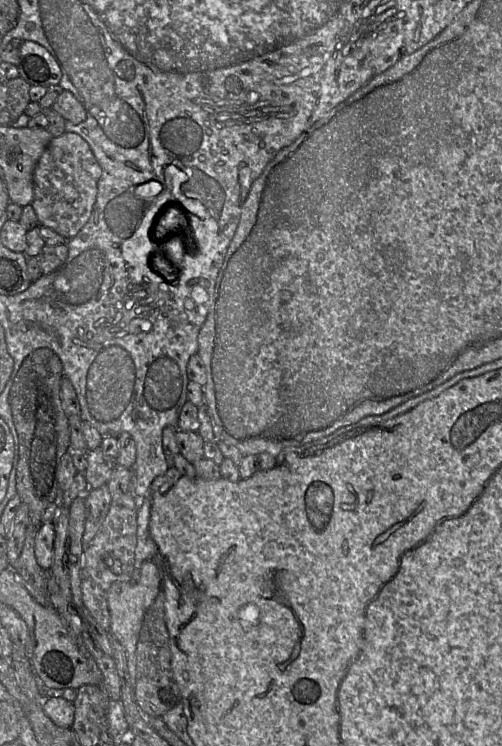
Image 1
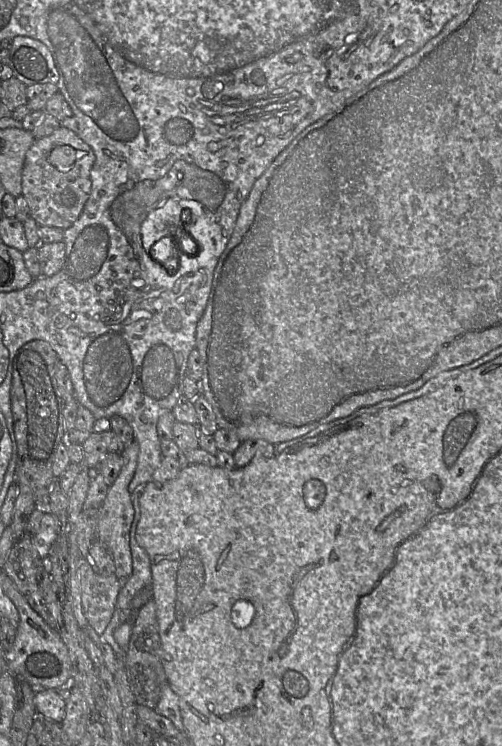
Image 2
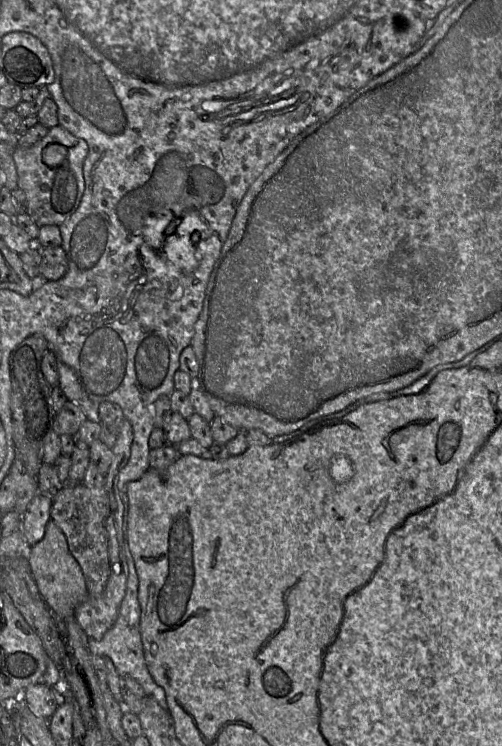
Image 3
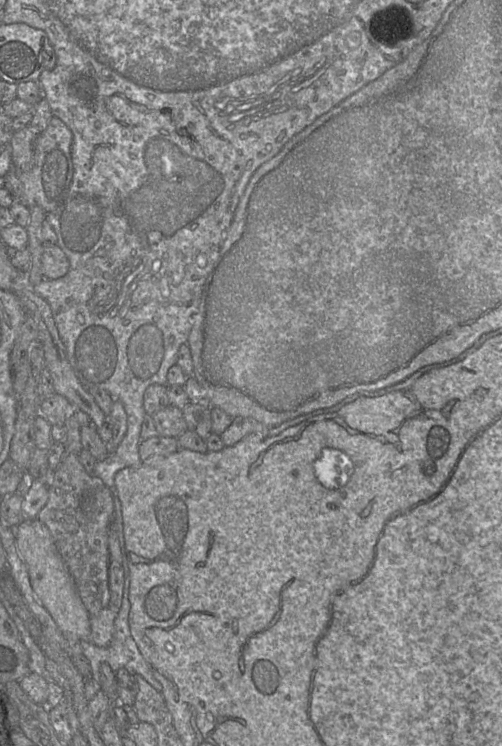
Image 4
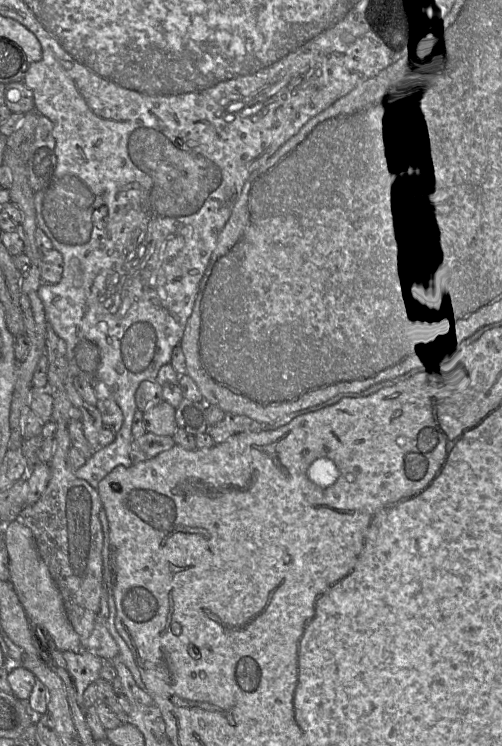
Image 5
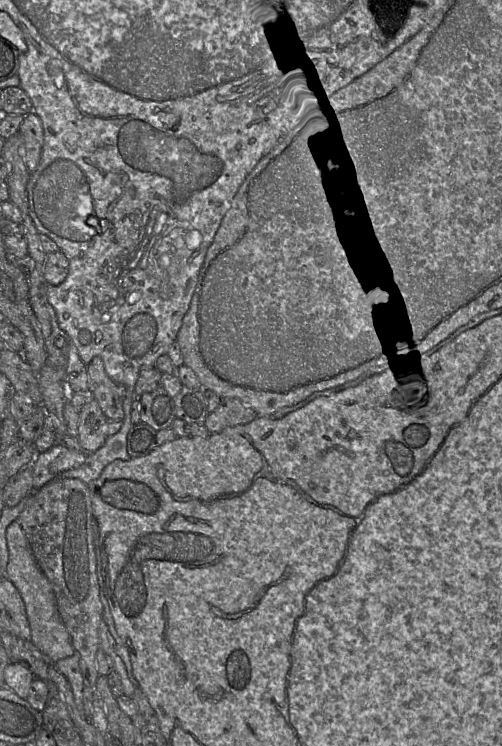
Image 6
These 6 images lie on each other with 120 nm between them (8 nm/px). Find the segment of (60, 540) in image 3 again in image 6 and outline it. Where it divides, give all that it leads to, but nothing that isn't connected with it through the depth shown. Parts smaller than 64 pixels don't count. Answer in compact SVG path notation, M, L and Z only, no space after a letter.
M17 520L7 526L6 542L8 547L6 576L16 587L24 602L30 627L30 641L51 662L55 663L62 658L72 656L75 649L69 632L59 616L51 584L38 566L27 537Z

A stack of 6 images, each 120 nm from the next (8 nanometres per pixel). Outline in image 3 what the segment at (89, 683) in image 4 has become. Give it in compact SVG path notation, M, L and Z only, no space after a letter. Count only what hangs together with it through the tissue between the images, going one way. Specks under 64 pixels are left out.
M128 514L125 525L126 561L128 566L128 577L126 582L125 596L121 602L118 617L112 627L104 634L101 639L88 638L89 650L92 655L109 657L113 662L120 677L129 676L135 679L143 687L146 695L153 697L161 707L167 709L167 699L165 691L154 681L145 662L140 632L141 608L138 601L139 579L135 567L135 562L127 543L127 526Z

